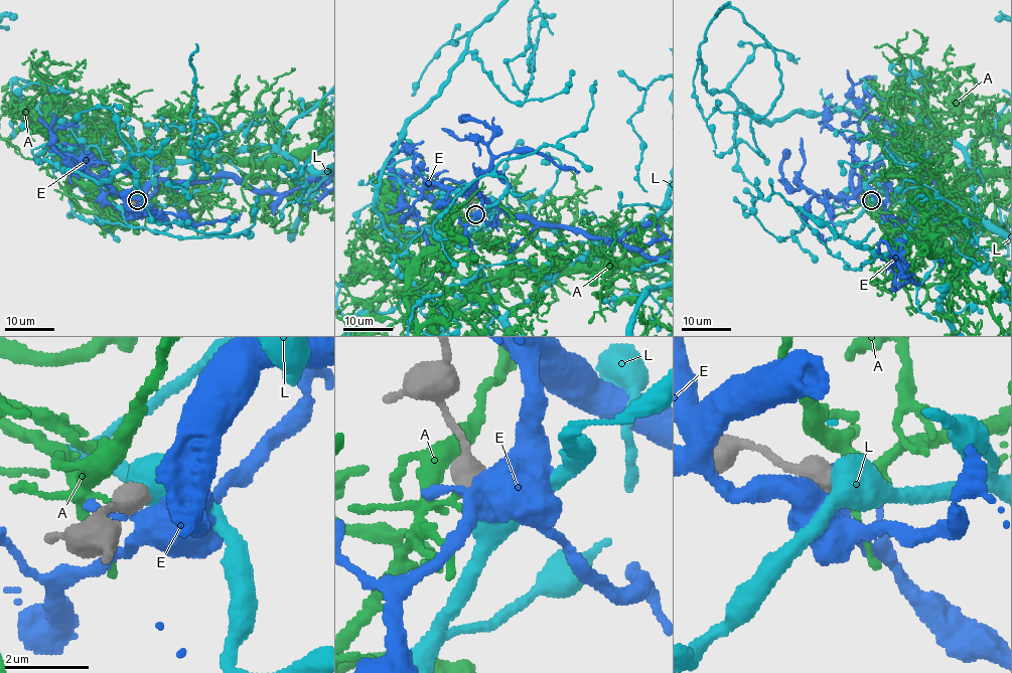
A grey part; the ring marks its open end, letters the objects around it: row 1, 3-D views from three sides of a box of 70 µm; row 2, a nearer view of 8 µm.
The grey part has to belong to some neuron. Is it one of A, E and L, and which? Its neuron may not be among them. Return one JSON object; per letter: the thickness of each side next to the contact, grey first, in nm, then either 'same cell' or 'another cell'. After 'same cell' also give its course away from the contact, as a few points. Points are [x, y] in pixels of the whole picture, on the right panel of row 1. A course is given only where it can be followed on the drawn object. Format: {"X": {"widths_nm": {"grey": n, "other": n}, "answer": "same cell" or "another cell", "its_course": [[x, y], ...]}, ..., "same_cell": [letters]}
{"A": {"widths_nm": {"grey": 550, "other": 180}, "answer": "another cell"}, "E": {"widths_nm": {"grey": 550, "other": 480}, "answer": "another cell"}, "L": {"widths_nm": {"grey": 550, "other": 600}, "answer": "same cell"}, "same_cell": ["L"]}

